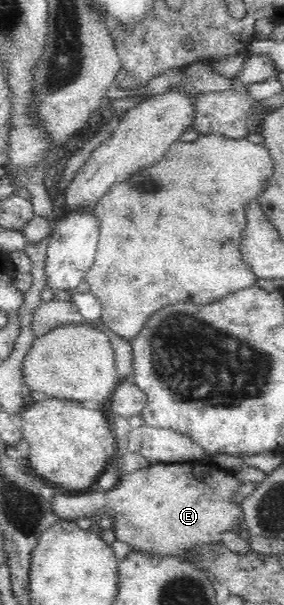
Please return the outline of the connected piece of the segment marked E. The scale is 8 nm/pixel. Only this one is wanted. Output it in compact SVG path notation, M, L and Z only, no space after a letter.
M152 463L133 474L122 474L111 490L78 495L55 493L49 508L63 521L107 516L113 520L116 540L126 542L131 549L181 556L200 568L189 555L197 543L220 542L224 530L242 527L241 505L233 501L239 486L241 482L234 480L230 471L214 463Z

